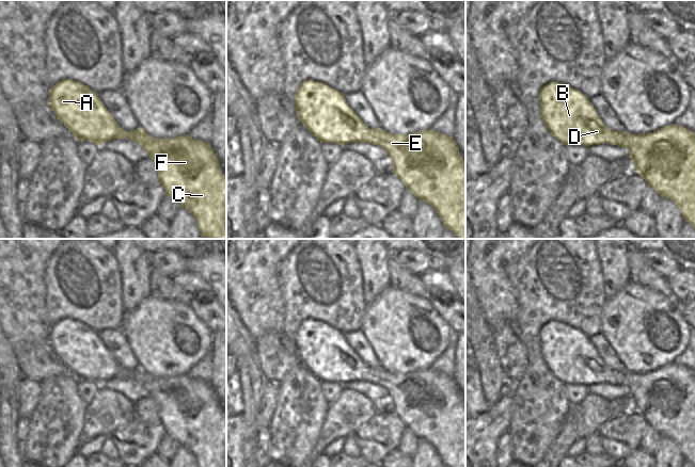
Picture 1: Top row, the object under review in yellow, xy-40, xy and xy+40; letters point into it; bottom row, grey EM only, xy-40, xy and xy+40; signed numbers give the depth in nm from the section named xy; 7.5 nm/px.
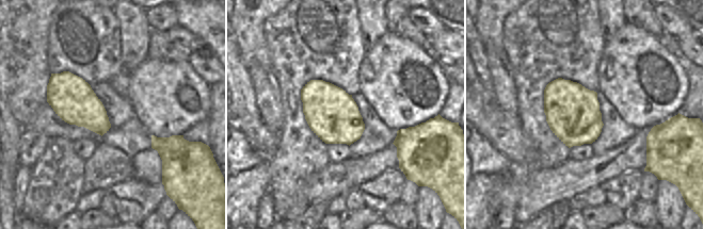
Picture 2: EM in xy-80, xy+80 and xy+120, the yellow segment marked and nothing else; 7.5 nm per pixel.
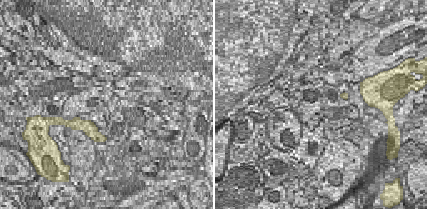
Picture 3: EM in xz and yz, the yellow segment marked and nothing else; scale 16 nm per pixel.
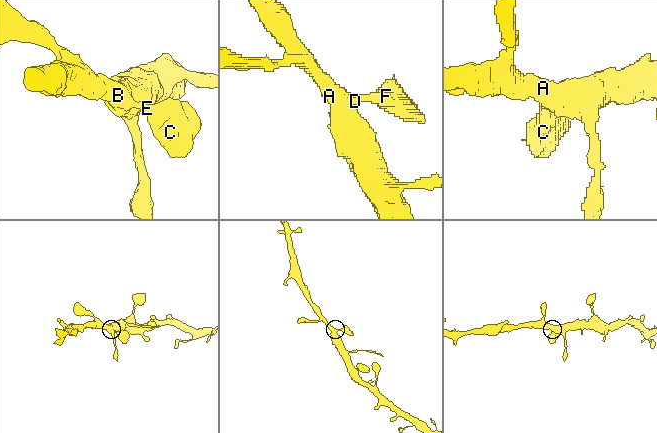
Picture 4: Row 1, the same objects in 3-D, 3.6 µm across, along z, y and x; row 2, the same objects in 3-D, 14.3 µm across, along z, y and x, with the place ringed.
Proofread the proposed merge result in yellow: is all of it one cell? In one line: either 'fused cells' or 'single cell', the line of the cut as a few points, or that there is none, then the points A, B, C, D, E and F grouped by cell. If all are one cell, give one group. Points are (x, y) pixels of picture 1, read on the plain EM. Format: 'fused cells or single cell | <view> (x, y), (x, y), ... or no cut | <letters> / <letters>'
single cell | no cut | A B C D E F

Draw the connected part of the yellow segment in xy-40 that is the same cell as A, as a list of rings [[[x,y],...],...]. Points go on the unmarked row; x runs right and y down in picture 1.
[[[63,318],[53,324],[49,328],[47,342],[78,380],[102,384],[114,377],[129,377],[138,382],[156,402],[165,434],[187,448],[194,455],[199,467],[226,467],[226,418],[209,382],[191,377],[188,373],[155,377],[142,367],[127,371],[117,364],[97,332],[72,318]]]

